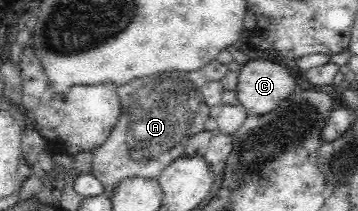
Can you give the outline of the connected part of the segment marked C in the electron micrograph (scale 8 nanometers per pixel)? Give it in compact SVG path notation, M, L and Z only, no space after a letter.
M249 60L238 71L235 92L250 114L262 116L273 112L282 100L294 94L295 78L275 60Z

